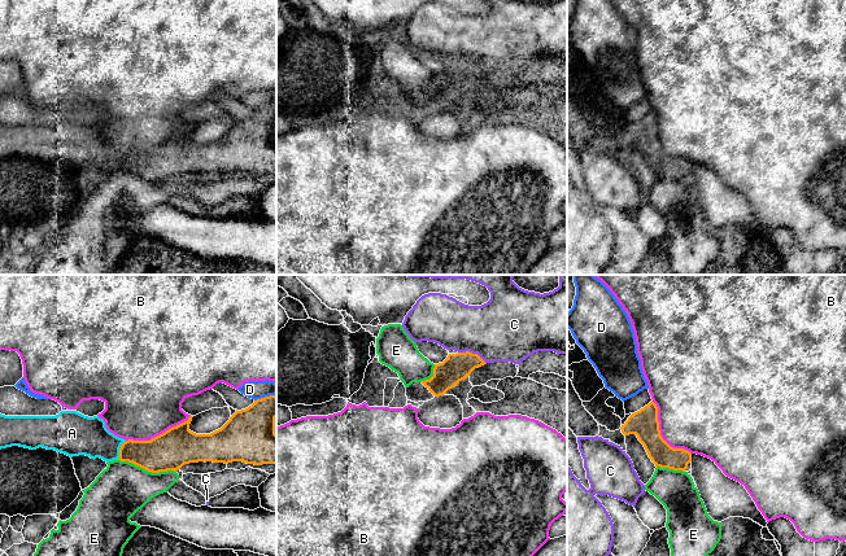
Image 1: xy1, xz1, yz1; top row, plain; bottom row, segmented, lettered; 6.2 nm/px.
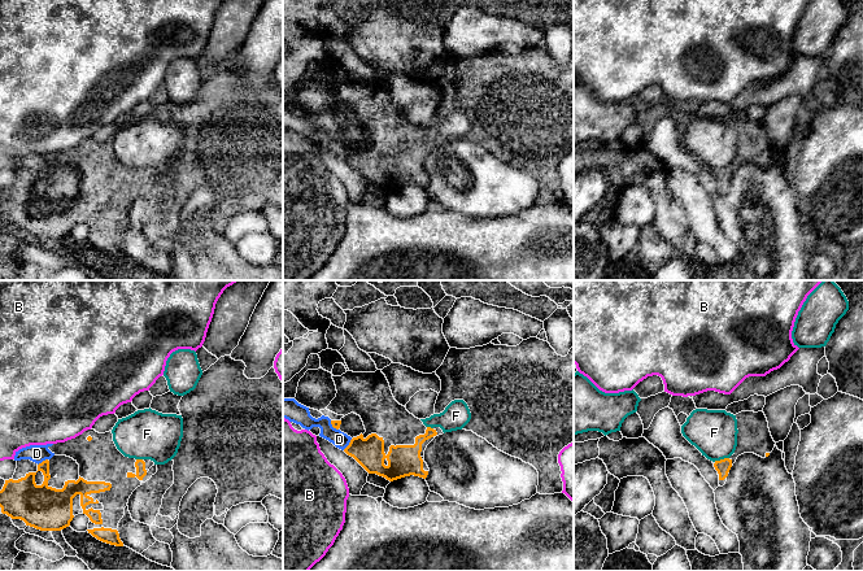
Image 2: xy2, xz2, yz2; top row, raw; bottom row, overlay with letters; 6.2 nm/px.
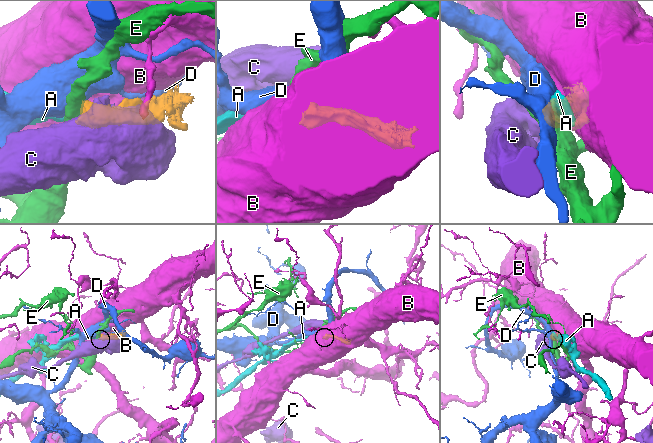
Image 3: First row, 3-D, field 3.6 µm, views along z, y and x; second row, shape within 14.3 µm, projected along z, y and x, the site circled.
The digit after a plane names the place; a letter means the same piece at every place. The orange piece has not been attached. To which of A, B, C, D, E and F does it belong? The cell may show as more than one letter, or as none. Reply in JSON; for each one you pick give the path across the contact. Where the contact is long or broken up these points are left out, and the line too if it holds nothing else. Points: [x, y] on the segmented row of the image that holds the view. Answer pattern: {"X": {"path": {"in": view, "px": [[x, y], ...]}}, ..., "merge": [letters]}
{"A": {"path": {"in": "xy1", "px": [[160, 454], [120, 450], [108, 447], [86, 436]]}}, "merge": ["A"]}

